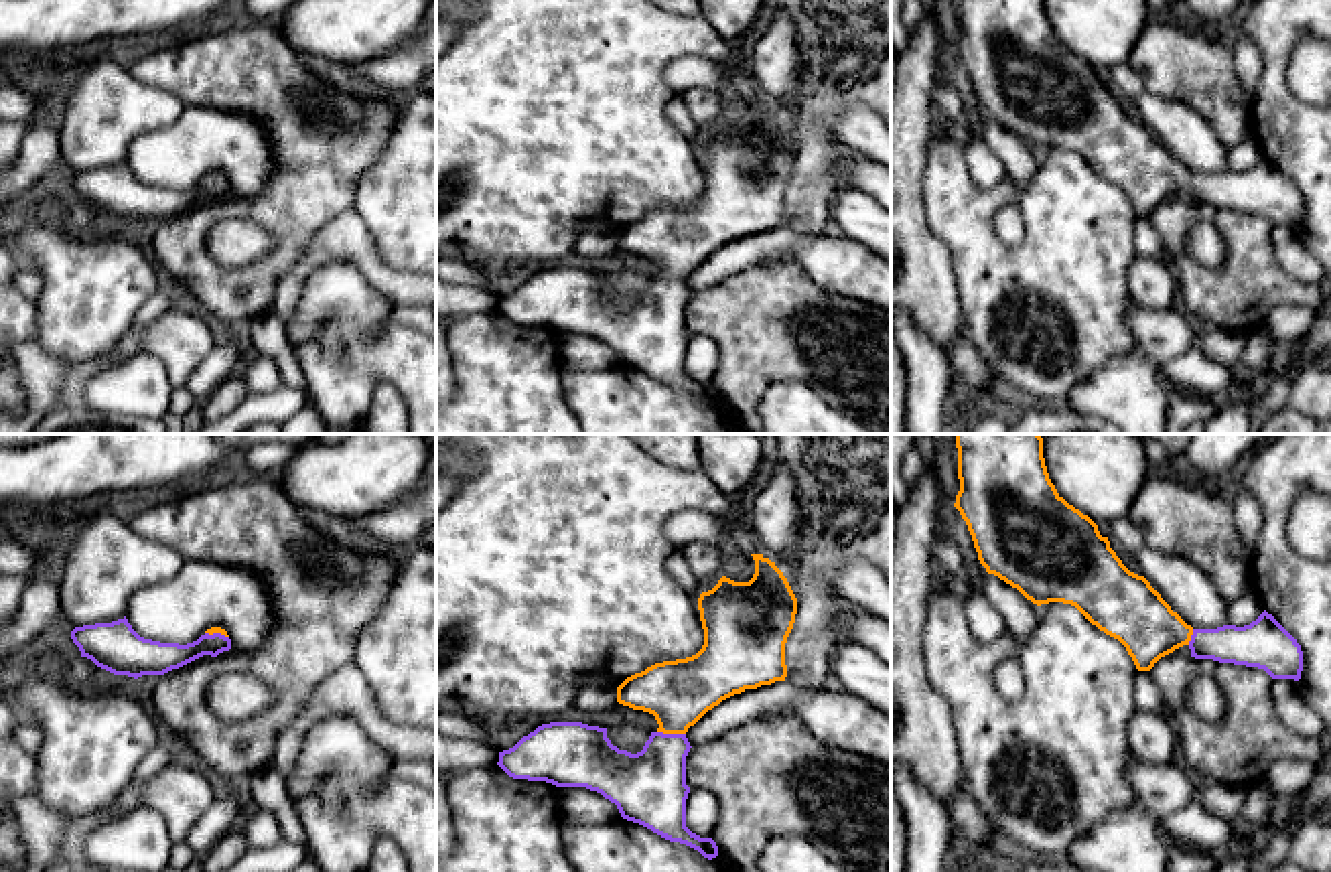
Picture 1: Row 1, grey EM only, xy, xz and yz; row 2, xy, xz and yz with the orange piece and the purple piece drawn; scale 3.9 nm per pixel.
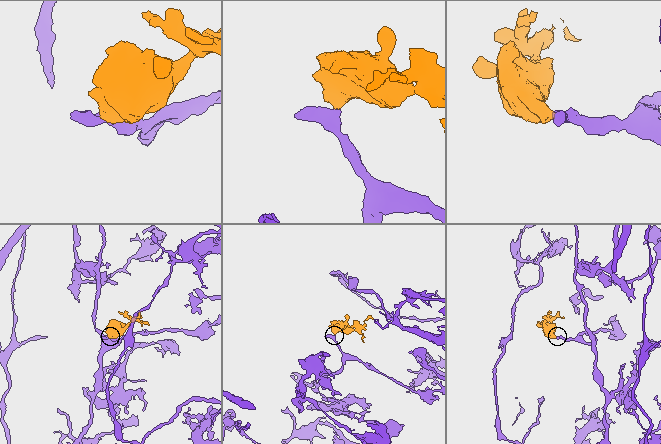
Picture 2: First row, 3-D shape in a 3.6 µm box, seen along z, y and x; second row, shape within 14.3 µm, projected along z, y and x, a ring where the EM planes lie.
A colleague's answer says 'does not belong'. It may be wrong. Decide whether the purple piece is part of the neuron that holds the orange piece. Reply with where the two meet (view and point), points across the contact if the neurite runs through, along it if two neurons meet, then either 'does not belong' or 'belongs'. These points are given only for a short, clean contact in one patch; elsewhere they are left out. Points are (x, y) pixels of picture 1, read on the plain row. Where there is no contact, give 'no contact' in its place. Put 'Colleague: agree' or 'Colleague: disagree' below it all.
xz (672, 278) | across xz (680, 238), (672, 278), (650, 333) | belongs
Colleague: disagree

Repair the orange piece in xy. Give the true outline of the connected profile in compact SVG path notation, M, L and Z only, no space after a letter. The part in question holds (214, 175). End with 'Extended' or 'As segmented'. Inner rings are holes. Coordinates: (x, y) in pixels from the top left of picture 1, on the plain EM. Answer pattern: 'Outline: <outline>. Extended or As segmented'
Outline: M126 162L112 168L75 172L71 185L79 193L81 203L91 205L114 221L134 225L164 221L203 201L217 203L231 195L231 185L221 172L211 172L197 187L179 191L140 183Z. Extended

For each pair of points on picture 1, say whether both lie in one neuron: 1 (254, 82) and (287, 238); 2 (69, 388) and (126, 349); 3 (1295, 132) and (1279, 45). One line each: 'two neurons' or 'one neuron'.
1: one neuron
2: one neuron
3: one neuron

